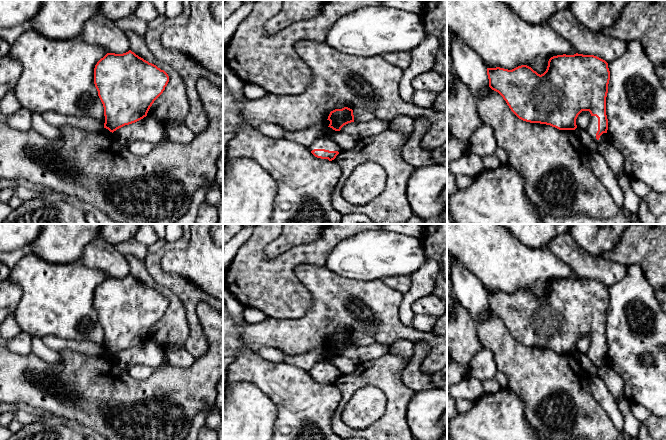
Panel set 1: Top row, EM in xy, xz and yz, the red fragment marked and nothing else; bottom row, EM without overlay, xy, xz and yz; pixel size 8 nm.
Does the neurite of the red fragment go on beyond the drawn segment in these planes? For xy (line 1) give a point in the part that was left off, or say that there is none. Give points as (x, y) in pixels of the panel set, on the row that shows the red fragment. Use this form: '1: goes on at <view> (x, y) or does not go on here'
1: does not go on here

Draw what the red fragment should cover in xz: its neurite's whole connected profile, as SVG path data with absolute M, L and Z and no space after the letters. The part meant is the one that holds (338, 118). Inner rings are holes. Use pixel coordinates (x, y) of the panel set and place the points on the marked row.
M348 107L335 109L330 112L327 120L330 121L328 127L335 131L340 131L344 125L354 122L353 110Z

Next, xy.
M129 50L123 54L107 53L94 68L94 84L104 107L104 128L110 132L135 123L147 116L154 101L163 93L169 76Z

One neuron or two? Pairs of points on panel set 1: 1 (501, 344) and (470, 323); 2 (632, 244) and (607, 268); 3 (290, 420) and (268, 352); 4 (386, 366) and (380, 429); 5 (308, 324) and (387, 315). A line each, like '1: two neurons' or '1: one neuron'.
1: two neurons
2: two neurons
3: two neurons
4: one neuron
5: one neuron

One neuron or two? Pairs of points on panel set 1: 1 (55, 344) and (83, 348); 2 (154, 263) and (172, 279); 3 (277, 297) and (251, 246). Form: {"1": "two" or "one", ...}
{"1": "one", "2": "one", "3": "one"}

